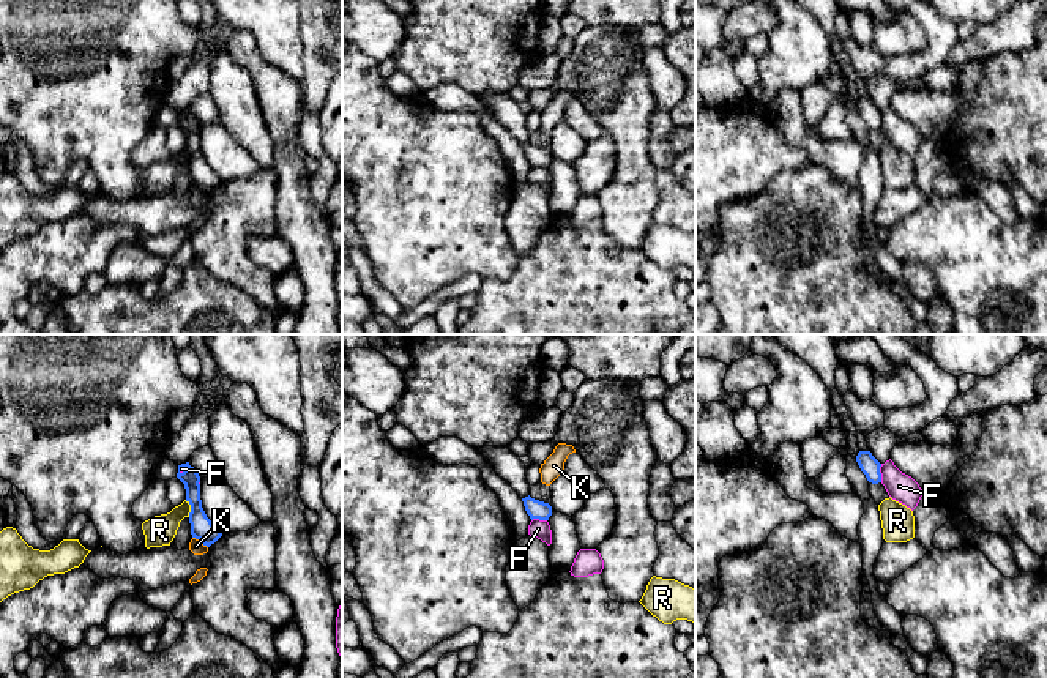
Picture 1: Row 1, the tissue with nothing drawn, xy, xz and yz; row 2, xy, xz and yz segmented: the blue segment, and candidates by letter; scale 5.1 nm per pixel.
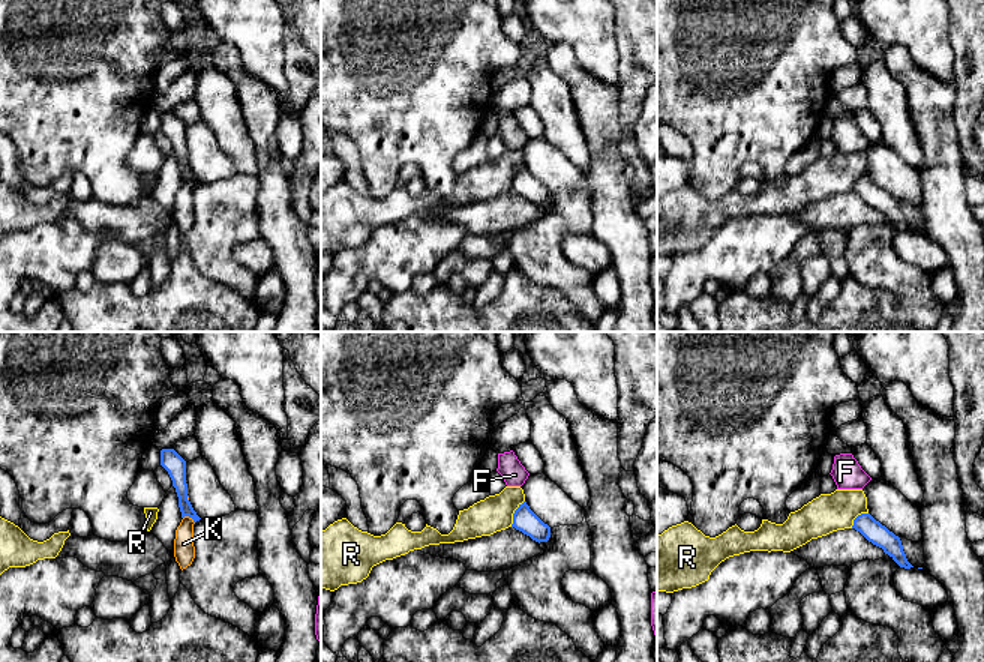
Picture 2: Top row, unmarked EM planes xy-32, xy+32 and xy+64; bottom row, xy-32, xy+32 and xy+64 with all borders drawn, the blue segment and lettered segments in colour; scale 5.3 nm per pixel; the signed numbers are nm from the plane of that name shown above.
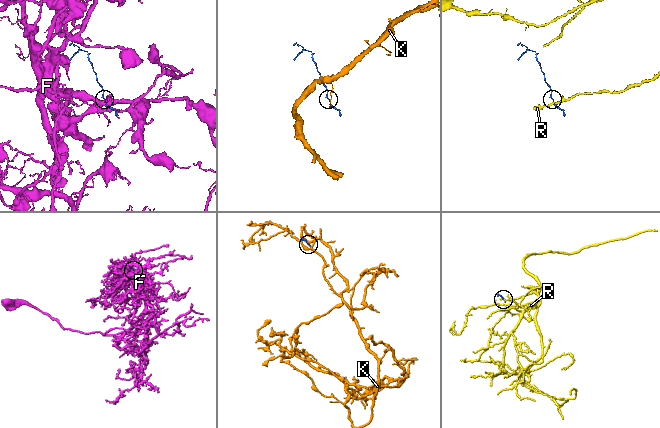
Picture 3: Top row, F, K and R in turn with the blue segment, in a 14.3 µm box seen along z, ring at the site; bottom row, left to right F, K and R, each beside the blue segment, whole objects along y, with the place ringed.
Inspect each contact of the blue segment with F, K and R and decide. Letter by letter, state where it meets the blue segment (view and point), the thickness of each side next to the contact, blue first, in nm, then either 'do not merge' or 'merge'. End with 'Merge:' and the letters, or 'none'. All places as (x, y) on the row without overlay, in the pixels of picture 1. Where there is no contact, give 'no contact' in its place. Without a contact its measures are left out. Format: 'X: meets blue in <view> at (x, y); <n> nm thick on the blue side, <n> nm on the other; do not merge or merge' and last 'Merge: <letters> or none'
F: meets blue in yz at (880, 120); 100 nm thick on the blue side, 140 nm on the other; do not merge
K: meets blue in xy at (201, 186); 120 nm thick on the blue side, 80 nm on the other; do not merge
R: meets blue in xy at (191, 155); 120 nm thick on the blue side, 160 nm on the other; do not merge
Merge: none

